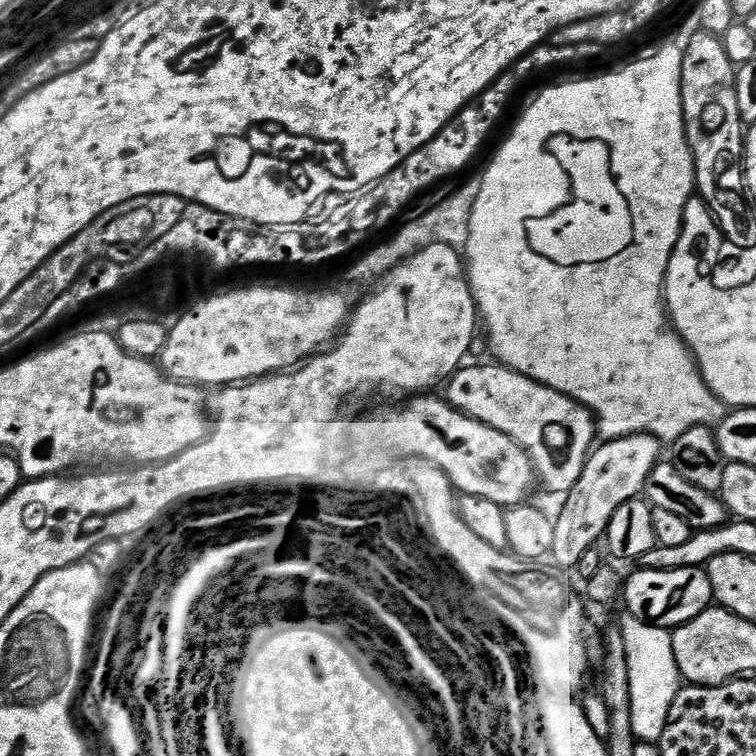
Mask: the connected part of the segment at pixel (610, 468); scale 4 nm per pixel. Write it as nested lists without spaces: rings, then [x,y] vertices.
[[[643,432],[617,440],[604,440],[589,455],[582,470],[582,478],[578,478],[578,482],[563,497],[560,517],[555,517],[551,559],[556,559],[560,564],[575,566],[586,550],[601,543],[608,531],[610,518],[614,518],[614,510],[643,493],[646,478],[650,478],[654,466],[661,463],[660,448],[661,441]]]

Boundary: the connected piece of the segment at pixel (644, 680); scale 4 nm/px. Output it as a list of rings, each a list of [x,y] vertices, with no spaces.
[[[633,616],[623,617],[622,631],[628,647],[631,680],[631,724],[641,743],[659,743],[670,718],[670,706],[680,693],[682,677],[678,662],[674,662],[674,642],[671,631],[647,624]]]

